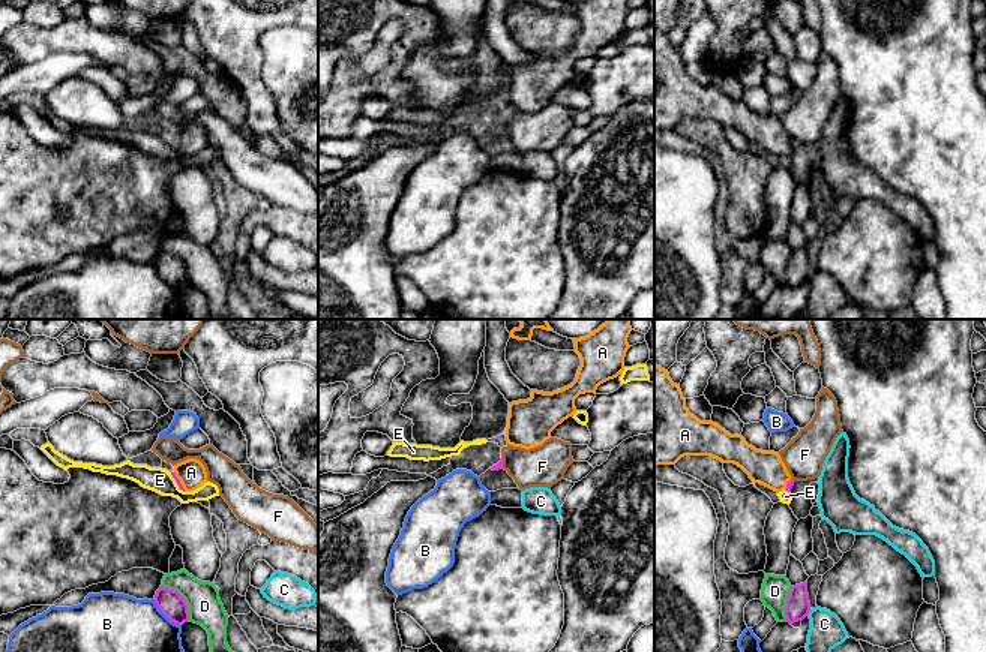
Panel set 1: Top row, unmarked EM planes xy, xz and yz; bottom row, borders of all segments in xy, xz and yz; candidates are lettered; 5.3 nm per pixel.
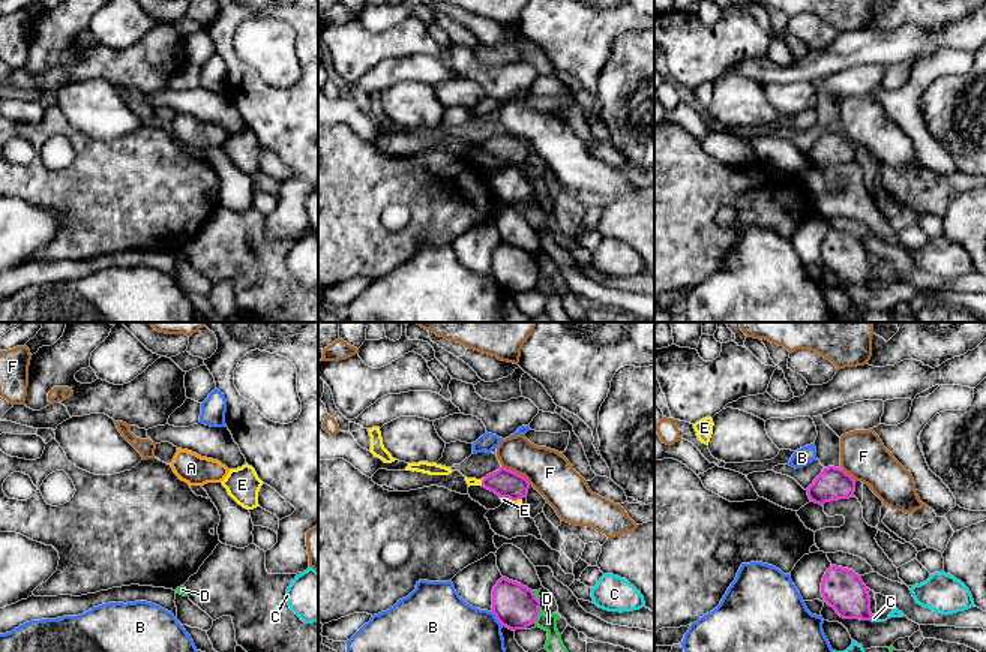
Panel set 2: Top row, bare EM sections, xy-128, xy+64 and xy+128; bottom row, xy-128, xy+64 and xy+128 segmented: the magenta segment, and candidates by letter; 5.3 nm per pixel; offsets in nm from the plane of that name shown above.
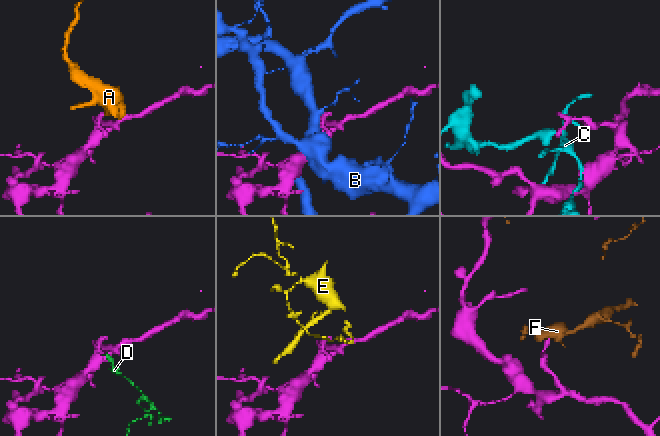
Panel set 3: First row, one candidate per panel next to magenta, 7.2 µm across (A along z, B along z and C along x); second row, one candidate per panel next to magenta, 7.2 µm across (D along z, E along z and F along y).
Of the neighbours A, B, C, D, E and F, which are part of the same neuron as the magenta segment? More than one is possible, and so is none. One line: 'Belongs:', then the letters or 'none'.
Belongs: A

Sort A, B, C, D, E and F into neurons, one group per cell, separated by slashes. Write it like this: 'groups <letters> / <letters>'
groups A / B / C / D / E / F

